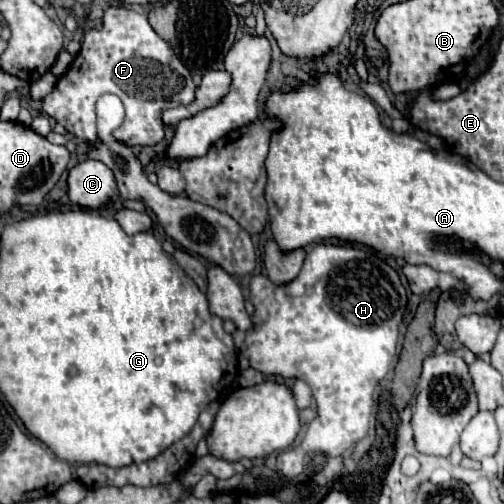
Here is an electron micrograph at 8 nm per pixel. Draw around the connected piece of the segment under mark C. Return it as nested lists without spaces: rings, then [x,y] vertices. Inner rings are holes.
[[[82,160],[68,172],[68,196],[78,206],[100,208],[116,194],[114,174],[100,160]]]

